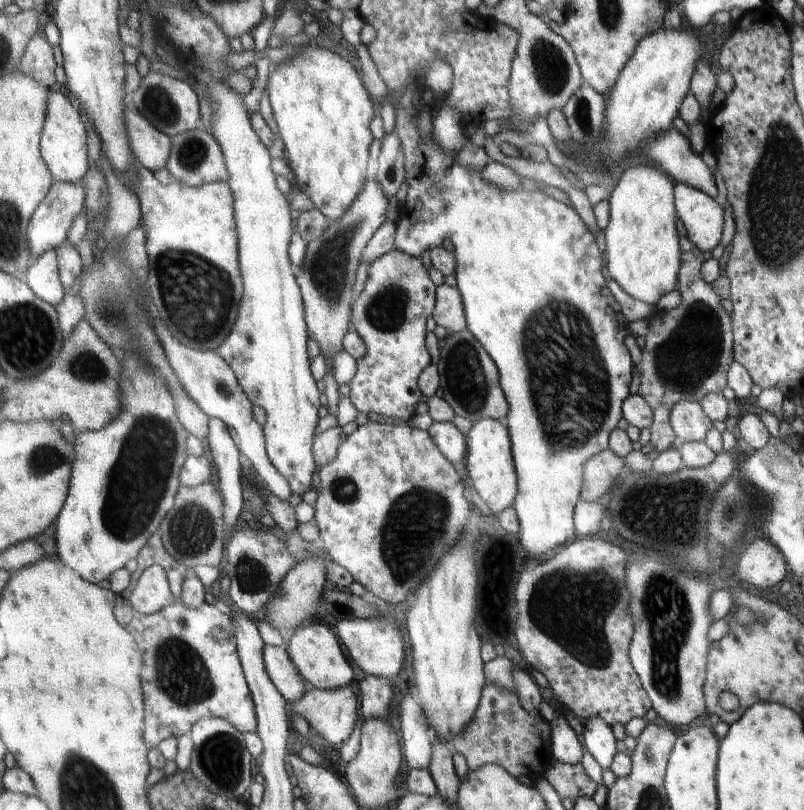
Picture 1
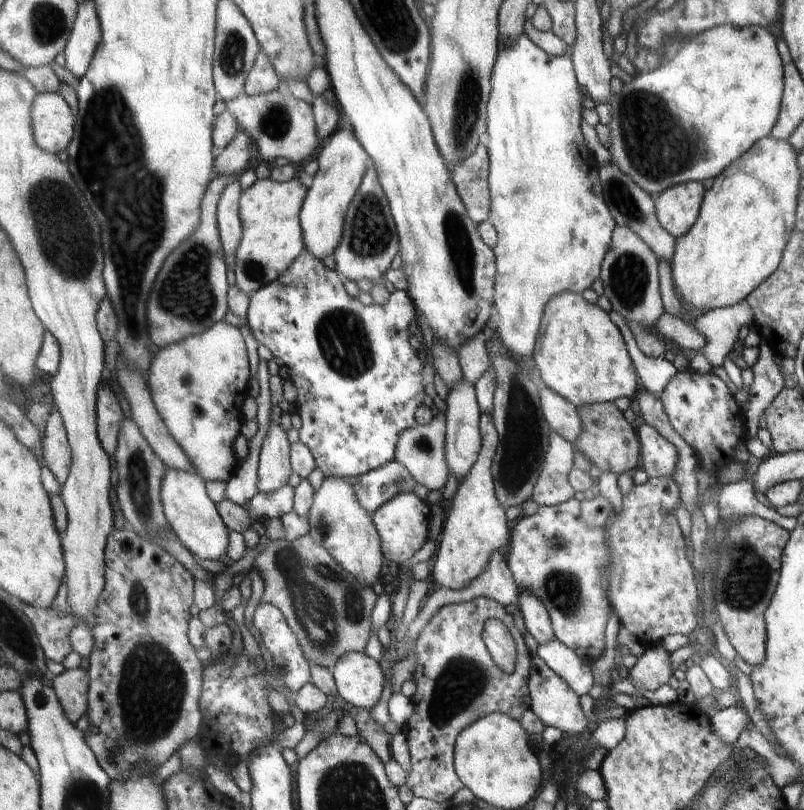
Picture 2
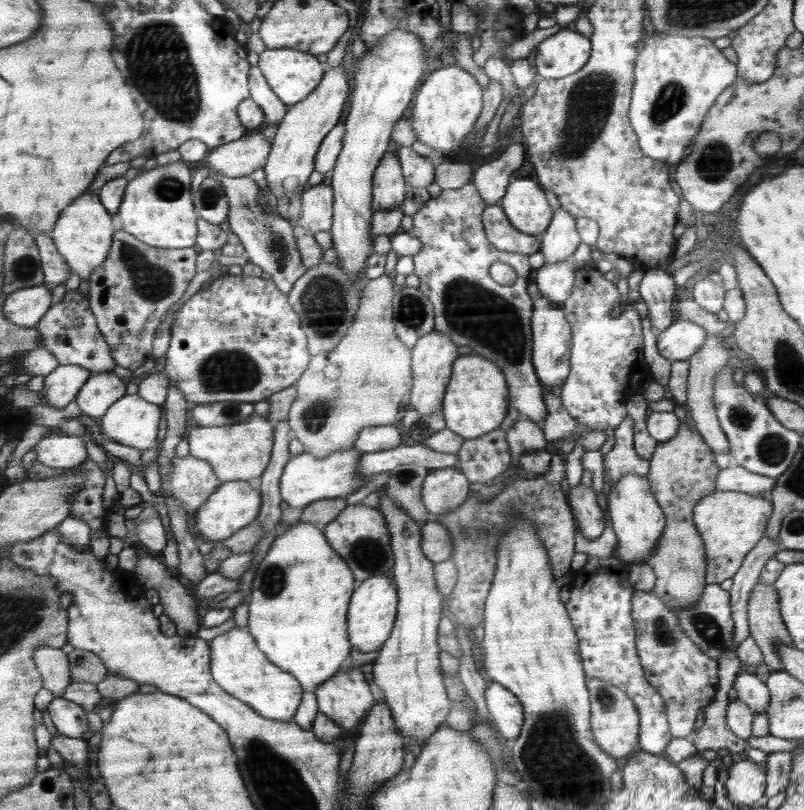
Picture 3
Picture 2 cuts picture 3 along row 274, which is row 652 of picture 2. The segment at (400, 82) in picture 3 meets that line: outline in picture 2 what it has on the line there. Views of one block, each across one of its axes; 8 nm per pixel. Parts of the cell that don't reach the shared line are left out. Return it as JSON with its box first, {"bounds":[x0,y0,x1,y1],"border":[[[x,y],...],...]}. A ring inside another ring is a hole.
{"bounds":[330,651,385,711],"border":[[[352,651],[340,657],[330,671],[340,698],[367,711],[378,704],[385,681],[380,662],[365,652]]]}

